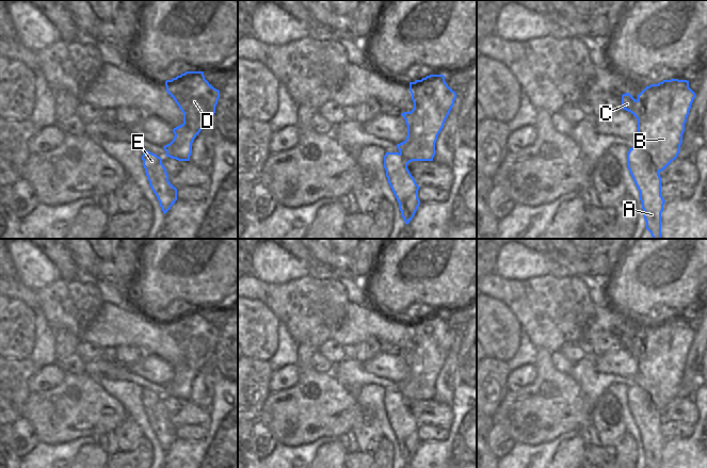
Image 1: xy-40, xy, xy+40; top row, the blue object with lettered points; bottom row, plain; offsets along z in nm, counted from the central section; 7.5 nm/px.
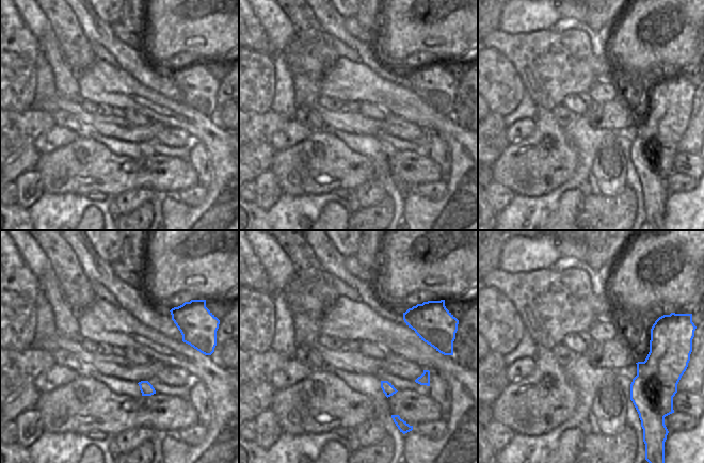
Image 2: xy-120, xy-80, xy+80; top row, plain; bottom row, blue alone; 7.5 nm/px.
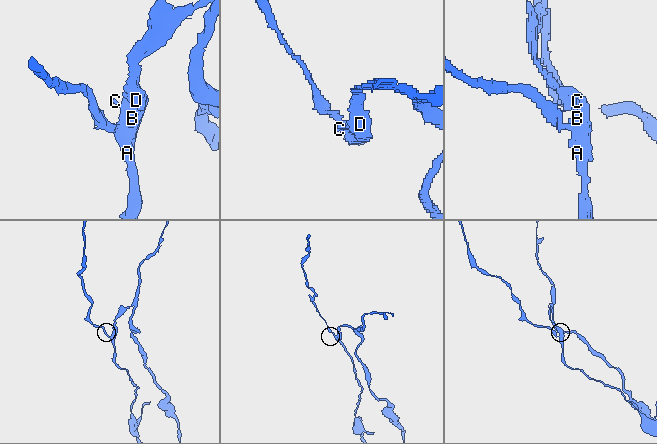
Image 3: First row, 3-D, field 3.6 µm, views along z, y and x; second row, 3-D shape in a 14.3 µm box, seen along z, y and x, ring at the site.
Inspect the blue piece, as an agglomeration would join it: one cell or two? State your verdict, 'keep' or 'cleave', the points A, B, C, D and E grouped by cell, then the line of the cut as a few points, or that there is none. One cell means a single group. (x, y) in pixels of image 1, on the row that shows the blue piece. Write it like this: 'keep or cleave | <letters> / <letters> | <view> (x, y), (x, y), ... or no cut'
cleave | A E / B C D | xy+40 (636, 145), (649, 158), (658, 172)

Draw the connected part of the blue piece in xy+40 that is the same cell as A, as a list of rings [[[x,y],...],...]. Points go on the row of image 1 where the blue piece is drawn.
[[[639,146],[627,154],[629,173],[640,192],[646,229],[653,239],[661,239],[661,213],[665,200],[661,196],[661,177],[648,155]]]

